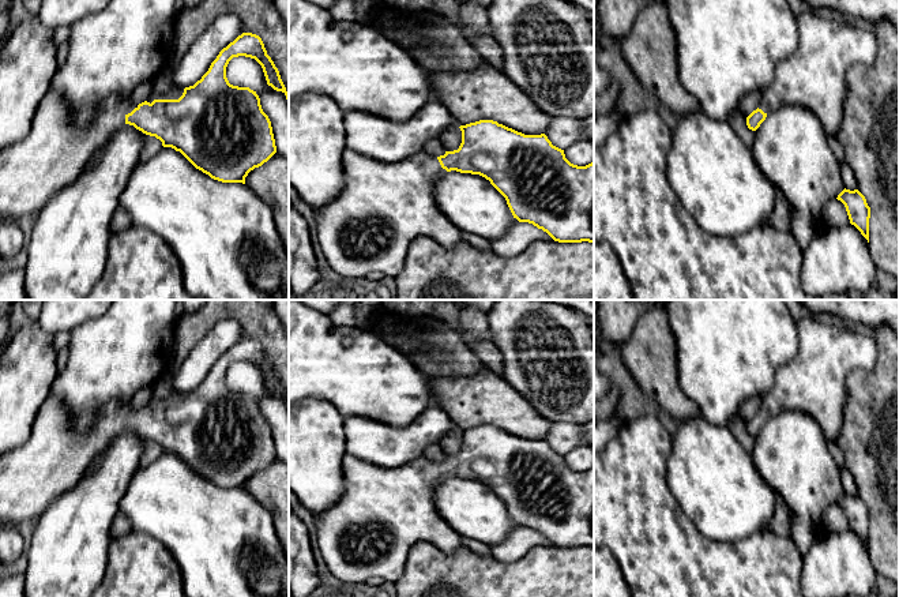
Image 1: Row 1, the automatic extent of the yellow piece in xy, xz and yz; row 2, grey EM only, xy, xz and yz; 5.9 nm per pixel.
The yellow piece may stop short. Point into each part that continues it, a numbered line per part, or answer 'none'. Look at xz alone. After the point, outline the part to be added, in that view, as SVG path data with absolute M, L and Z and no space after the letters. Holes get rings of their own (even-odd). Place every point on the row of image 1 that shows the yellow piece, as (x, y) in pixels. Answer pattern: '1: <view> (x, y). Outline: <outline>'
1: xz (383, 207). Outline: M346 149L342 155L345 185L336 199L315 210L317 240L328 267L343 278L365 278L369 273L383 273L395 278L405 266L410 244L417 237L429 237L445 248L462 243L462 230L437 207L433 187L447 173L437 157L421 151L396 164L383 164Z

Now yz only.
1: yz (813, 77). Outline: M810 8L795 18L797 49L778 65L757 108L764 113L783 106L806 108L830 136L843 117L847 71L859 63L873 64L877 37L853 20L832 19Z

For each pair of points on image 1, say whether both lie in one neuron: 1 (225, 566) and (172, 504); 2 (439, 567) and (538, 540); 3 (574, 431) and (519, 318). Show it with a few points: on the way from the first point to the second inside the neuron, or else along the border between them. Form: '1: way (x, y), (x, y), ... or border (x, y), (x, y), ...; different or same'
1: way (218, 551), (187, 519); same
2: border (491, 555), (504, 562), (516, 562), (525, 555); different
3: border (552, 421), (574, 421), (579, 424); different

